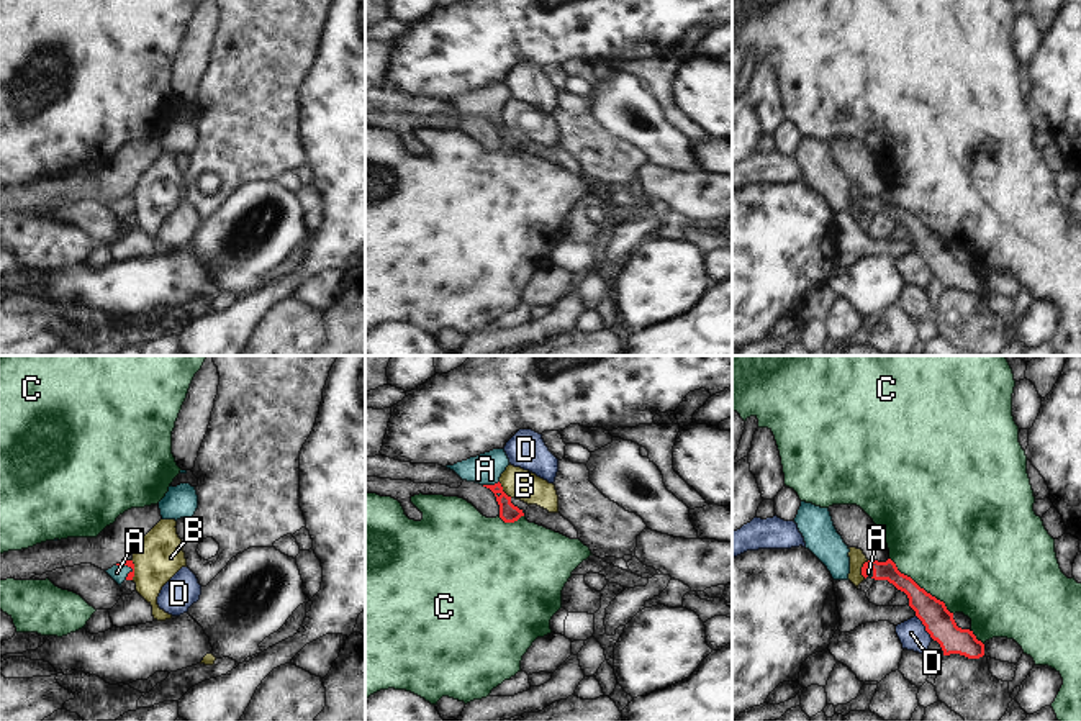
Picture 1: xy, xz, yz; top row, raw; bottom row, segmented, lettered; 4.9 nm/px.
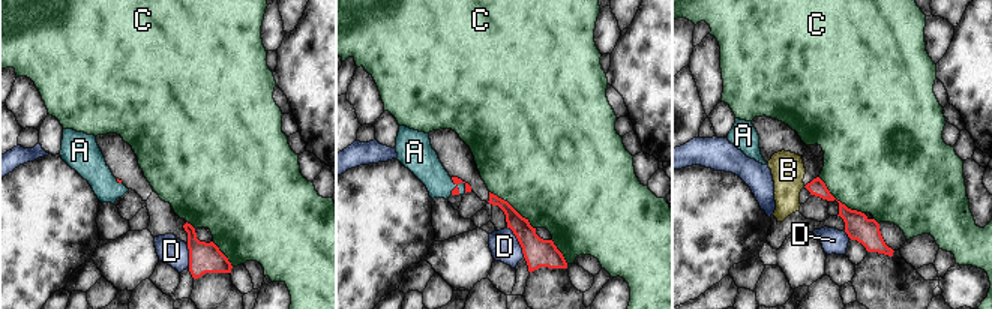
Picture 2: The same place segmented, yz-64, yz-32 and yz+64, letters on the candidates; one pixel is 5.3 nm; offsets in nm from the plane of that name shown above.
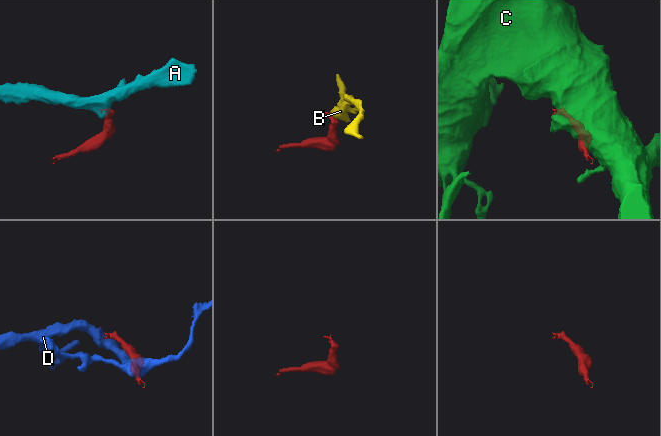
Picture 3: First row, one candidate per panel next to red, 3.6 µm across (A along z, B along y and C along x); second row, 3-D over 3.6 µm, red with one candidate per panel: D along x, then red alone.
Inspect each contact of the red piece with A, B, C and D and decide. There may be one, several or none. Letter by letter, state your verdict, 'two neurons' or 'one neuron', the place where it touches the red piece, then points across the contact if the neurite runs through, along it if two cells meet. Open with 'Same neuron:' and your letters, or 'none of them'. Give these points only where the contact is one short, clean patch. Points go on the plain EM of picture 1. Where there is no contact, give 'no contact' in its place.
Same neuron: A
A: one neuron | xz (490, 118) | across xz (510, 146), (502, 126), (490, 118), (485, 102)
B: two neurons | yz (862, 202) | along yz (868, 194), (862, 200), (863, 210)
C: two neurons | yz (919, 220)
D: two neurons | yz (924, 258)

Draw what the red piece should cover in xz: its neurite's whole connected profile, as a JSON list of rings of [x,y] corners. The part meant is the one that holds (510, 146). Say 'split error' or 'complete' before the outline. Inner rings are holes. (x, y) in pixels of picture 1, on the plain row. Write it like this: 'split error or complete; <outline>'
split error; [[[493,82],[490,85],[446,100],[454,103],[462,113],[475,115],[490,121],[500,138],[500,151],[504,156],[514,156],[524,149],[524,146],[511,136],[511,129],[503,125],[500,116],[500,110],[508,98],[509,92],[504,82]]]

